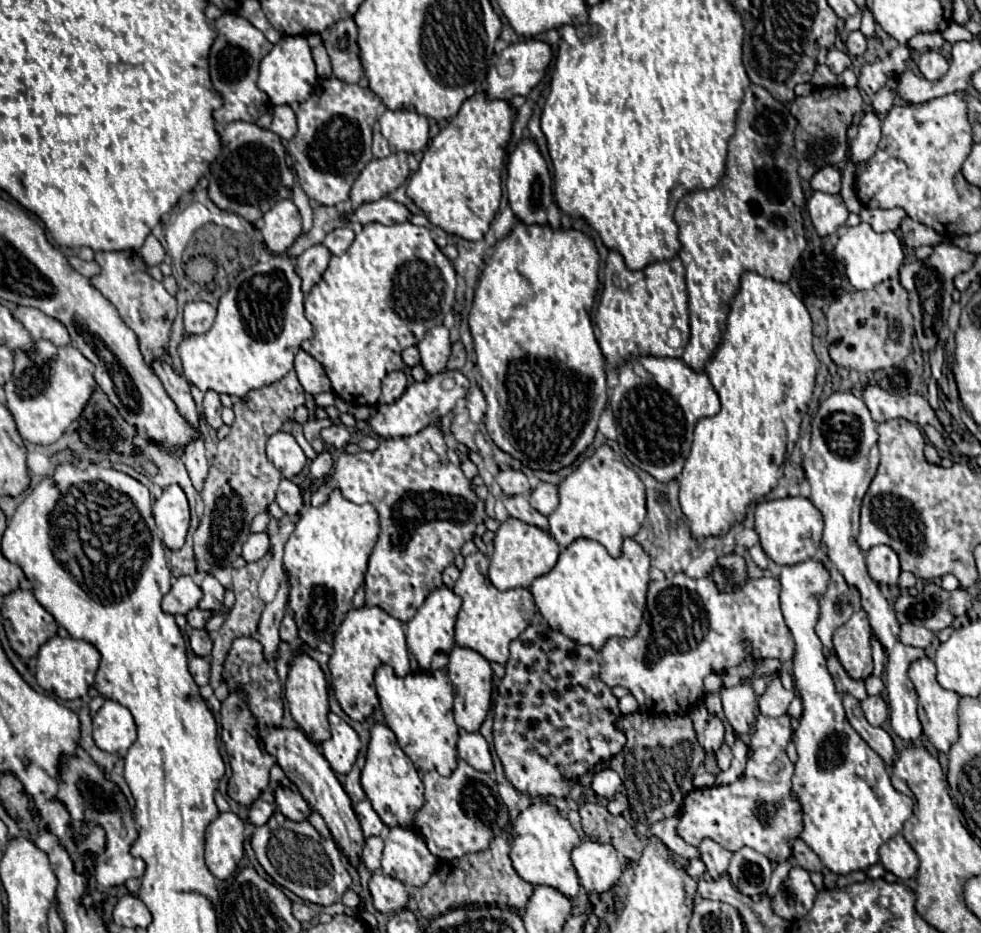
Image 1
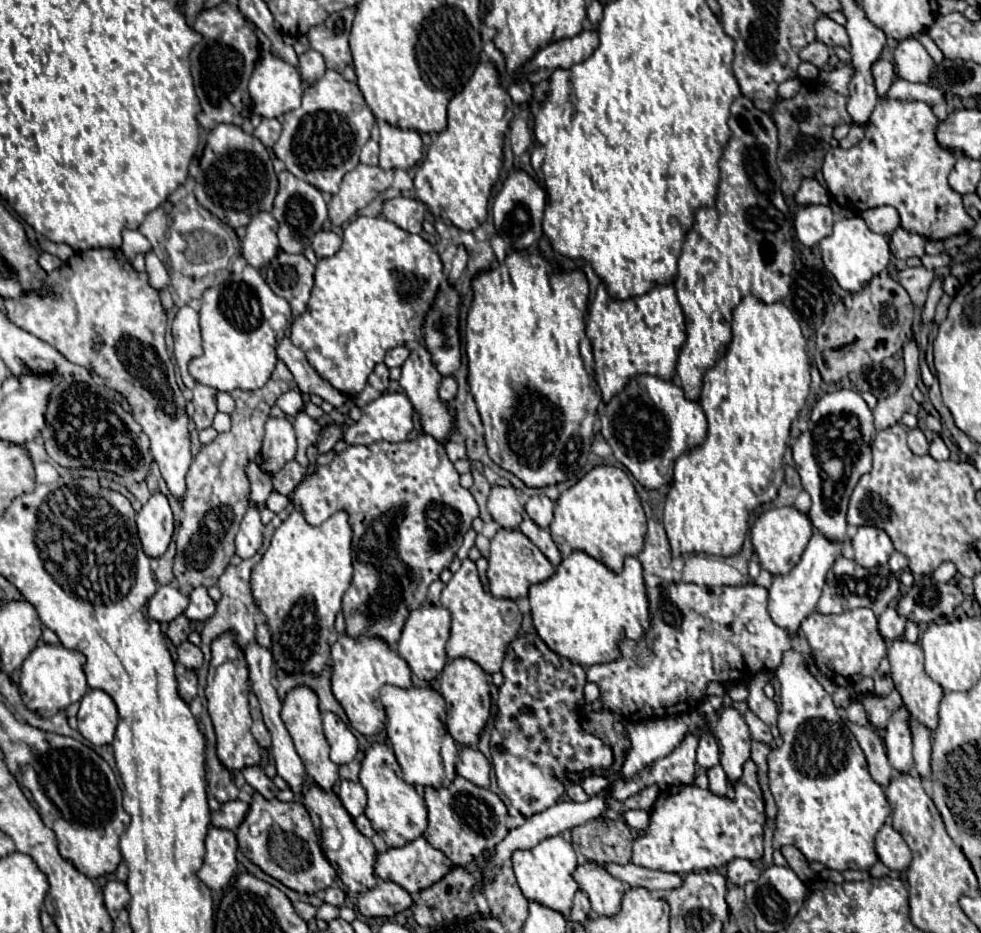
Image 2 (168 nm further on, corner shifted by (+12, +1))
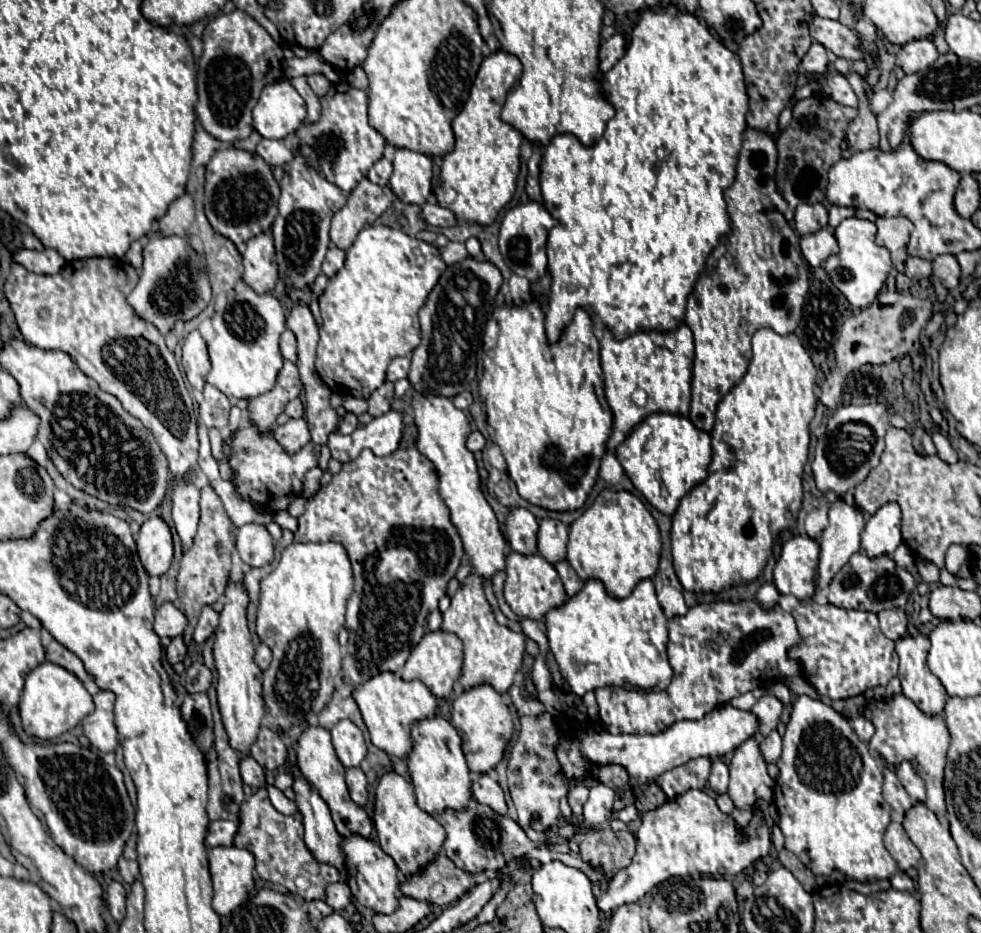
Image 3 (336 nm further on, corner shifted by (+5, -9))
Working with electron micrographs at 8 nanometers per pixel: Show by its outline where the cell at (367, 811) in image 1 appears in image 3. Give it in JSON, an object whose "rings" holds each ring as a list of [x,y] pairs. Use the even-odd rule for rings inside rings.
{"rings":[[[350,768],[346,770],[346,784],[348,784],[348,792],[350,798],[358,804],[364,806],[368,800],[368,790],[366,790],[366,776],[362,772],[362,768]]]}

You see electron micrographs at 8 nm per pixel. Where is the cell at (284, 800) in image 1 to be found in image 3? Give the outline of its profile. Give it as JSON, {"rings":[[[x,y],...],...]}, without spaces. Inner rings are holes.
{"rings":[[[244,756],[238,764],[240,764],[240,776],[242,776],[244,784],[248,784],[252,788],[264,786],[264,768],[252,756]]]}

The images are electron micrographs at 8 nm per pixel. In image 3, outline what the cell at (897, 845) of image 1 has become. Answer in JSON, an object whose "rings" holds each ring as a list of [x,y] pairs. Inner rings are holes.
{"rings":[[[890,822],[884,834],[884,846],[900,866],[900,870],[908,870],[912,866],[918,866],[922,856],[920,850],[914,846],[914,842],[908,838],[906,830],[900,822]]]}

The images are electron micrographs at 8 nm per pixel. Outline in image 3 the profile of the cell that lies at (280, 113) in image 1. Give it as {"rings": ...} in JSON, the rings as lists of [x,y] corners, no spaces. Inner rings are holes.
{"rings":[[[262,140],[256,154],[262,156],[268,166],[282,166],[292,158],[292,152],[284,146],[284,140]]]}

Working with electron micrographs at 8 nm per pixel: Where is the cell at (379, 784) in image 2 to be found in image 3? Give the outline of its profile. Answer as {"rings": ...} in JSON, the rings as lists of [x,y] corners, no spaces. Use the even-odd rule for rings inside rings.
{"rings":[[[388,772],[380,778],[376,788],[376,804],[374,804],[374,828],[378,834],[380,848],[392,856],[400,872],[410,878],[412,874],[420,872],[428,862],[432,862],[438,852],[442,850],[446,832],[442,824],[418,808],[414,788],[408,780],[398,776],[396,772]]]}

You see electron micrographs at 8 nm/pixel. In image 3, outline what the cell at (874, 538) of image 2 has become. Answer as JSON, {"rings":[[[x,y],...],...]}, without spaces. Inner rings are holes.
{"rings":[[[886,502],[886,506],[880,506],[868,518],[862,532],[862,550],[874,558],[892,554],[900,542],[900,506],[896,502]]]}

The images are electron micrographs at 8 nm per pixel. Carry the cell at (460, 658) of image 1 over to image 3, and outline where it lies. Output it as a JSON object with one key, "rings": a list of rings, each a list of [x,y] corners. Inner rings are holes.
{"rings":[[[476,686],[472,690],[466,690],[460,698],[456,698],[454,712],[452,712],[452,724],[462,736],[462,750],[464,750],[468,768],[476,774],[490,772],[498,766],[514,734],[512,714],[508,706],[504,704],[502,696],[492,686]]]}

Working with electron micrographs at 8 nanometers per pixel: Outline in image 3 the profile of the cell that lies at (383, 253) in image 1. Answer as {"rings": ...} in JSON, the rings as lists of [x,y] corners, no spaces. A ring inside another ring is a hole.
{"rings":[[[378,224],[366,226],[358,234],[354,244],[346,252],[344,268],[334,278],[330,278],[320,298],[320,314],[324,326],[320,328],[316,370],[330,390],[342,396],[368,398],[378,386],[384,384],[390,360],[398,356],[410,356],[412,350],[420,344],[418,310],[424,306],[430,290],[436,286],[444,268],[446,264],[434,244],[410,238],[402,230]]]}

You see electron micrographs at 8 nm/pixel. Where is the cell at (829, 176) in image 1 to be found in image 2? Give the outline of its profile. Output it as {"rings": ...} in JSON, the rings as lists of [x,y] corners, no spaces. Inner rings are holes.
{"rings":[[[817,178],[803,180],[803,184],[799,186],[795,194],[795,200],[797,204],[829,204],[831,202],[827,188],[823,188]]]}

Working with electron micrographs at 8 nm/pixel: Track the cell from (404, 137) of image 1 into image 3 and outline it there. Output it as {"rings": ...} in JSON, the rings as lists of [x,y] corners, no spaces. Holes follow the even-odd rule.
{"rings":[[[398,148],[390,188],[402,202],[422,206],[432,194],[432,160],[424,154]]]}

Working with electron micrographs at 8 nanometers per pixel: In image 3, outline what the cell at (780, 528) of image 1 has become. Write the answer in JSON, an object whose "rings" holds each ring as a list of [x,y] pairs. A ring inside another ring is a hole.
{"rings":[[[794,536],[782,546],[782,554],[774,568],[774,584],[780,594],[792,594],[798,600],[814,598],[814,566],[818,566],[818,542],[808,536]]]}

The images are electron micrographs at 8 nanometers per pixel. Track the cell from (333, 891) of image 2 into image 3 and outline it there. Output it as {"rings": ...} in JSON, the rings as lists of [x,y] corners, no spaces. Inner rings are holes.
{"rings":[[[334,882],[330,886],[326,886],[326,902],[334,908],[334,910],[342,910],[350,904],[350,888],[344,882]]]}

